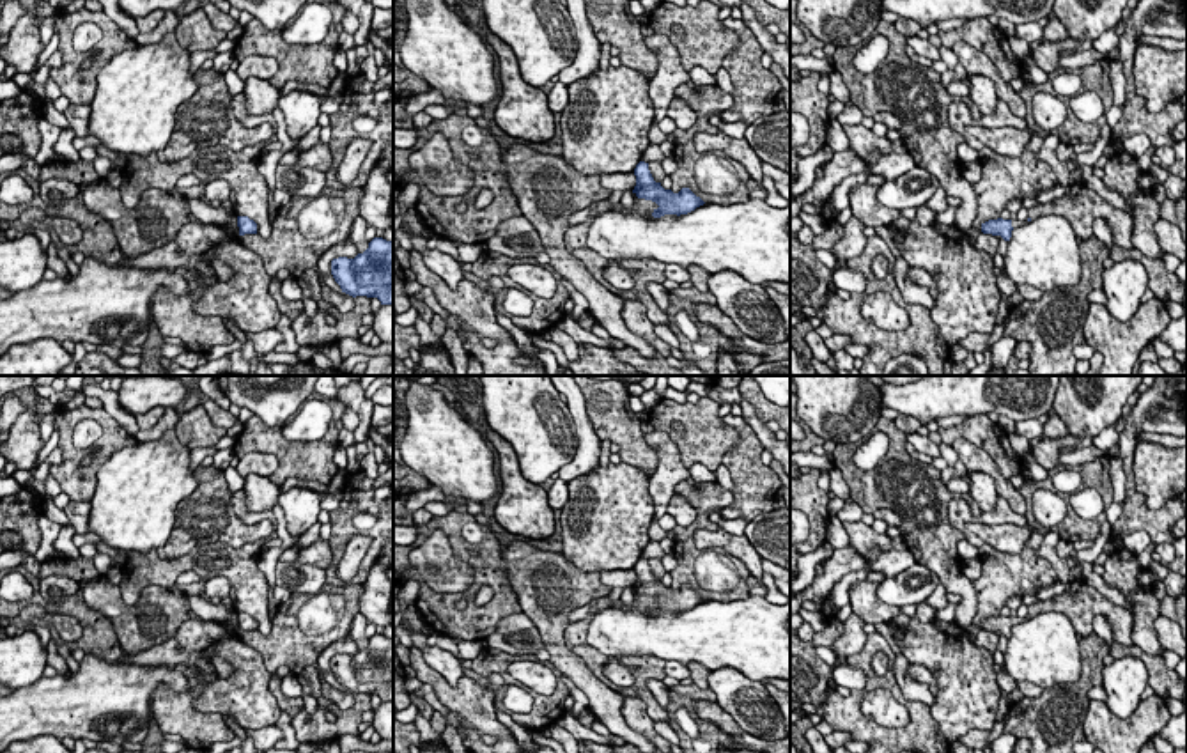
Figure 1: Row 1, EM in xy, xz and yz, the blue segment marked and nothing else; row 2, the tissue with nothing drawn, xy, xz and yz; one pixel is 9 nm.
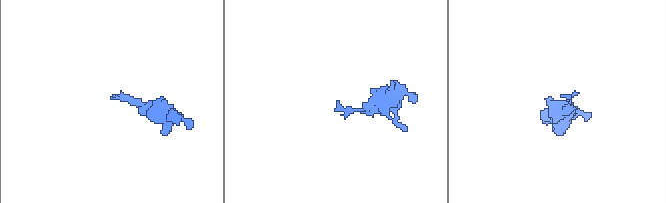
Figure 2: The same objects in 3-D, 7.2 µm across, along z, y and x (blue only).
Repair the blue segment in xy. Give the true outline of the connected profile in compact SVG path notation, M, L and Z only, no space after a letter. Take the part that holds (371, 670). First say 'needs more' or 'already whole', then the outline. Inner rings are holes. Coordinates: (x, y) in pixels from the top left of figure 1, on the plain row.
already whole | M374 634L354 656L333 656L331 671L353 695L377 695L381 702L393 702L393 638Z

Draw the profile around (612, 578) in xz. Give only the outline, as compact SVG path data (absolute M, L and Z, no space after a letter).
M634 569L627 571L599 571L601 581L611 588L632 588L636 583Z

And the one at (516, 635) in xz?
M524 613L505 617L484 645L516 657L535 656L539 648L544 648L539 629Z

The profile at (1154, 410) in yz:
M1155 376L1153 386L1144 393L1139 393L1139 399L1125 422L1125 429L1120 434L1118 457L1121 459L1125 471L1125 498L1137 493L1134 477L1136 436L1143 429L1159 429L1160 432L1176 436L1187 432L1187 397L1183 393L1168 397L1168 381L1169 376Z

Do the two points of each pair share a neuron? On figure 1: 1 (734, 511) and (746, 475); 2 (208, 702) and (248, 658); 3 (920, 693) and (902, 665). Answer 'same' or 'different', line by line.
1: same
2: same
3: same

